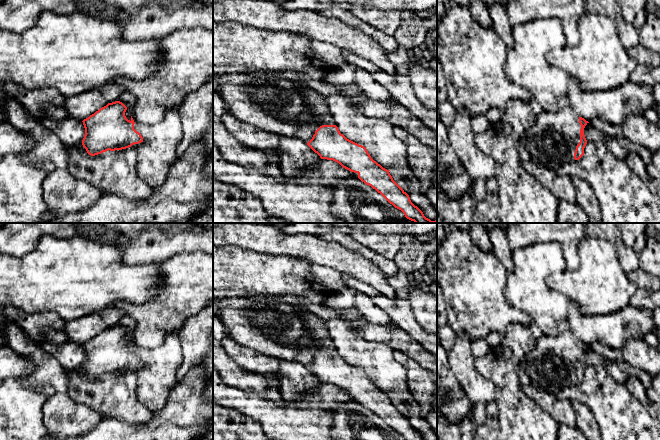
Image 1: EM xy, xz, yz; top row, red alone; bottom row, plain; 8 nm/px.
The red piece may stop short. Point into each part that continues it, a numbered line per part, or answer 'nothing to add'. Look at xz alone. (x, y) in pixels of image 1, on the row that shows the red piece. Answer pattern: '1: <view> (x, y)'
1: xz (281, 103)

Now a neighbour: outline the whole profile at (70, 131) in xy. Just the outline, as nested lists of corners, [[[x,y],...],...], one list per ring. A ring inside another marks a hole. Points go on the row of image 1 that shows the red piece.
[[[71,116],[62,120],[55,118],[43,119],[41,122],[52,130],[66,147],[73,146],[84,138],[83,122]]]

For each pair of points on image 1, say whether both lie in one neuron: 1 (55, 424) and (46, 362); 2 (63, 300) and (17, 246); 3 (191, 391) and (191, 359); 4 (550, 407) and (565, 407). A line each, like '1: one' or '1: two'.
1: one
2: two
3: two
4: one

